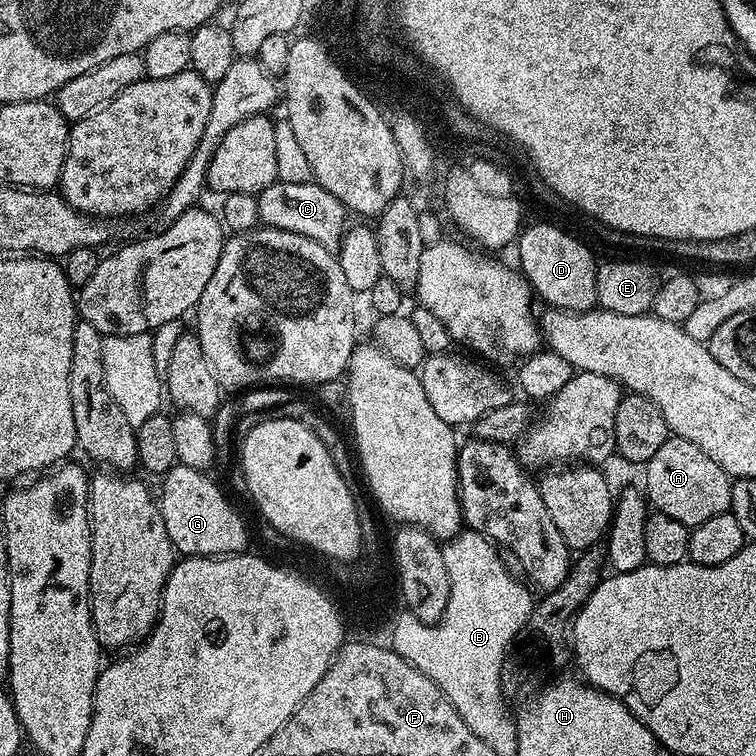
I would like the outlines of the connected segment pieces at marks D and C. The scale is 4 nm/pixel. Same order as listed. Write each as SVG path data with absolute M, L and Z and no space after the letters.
M532 224L521 231L515 241L514 249L520 255L519 271L528 282L537 297L545 300L545 305L561 308L567 312L590 312L597 307L596 303L596 270L598 260L592 257L592 252L576 236L571 236L564 228L556 224Z
M277 182L266 186L256 196L259 223L269 228L290 230L294 234L302 234L322 246L326 250L336 252L343 242L343 236L350 224L350 213L330 190L321 184L309 182Z

